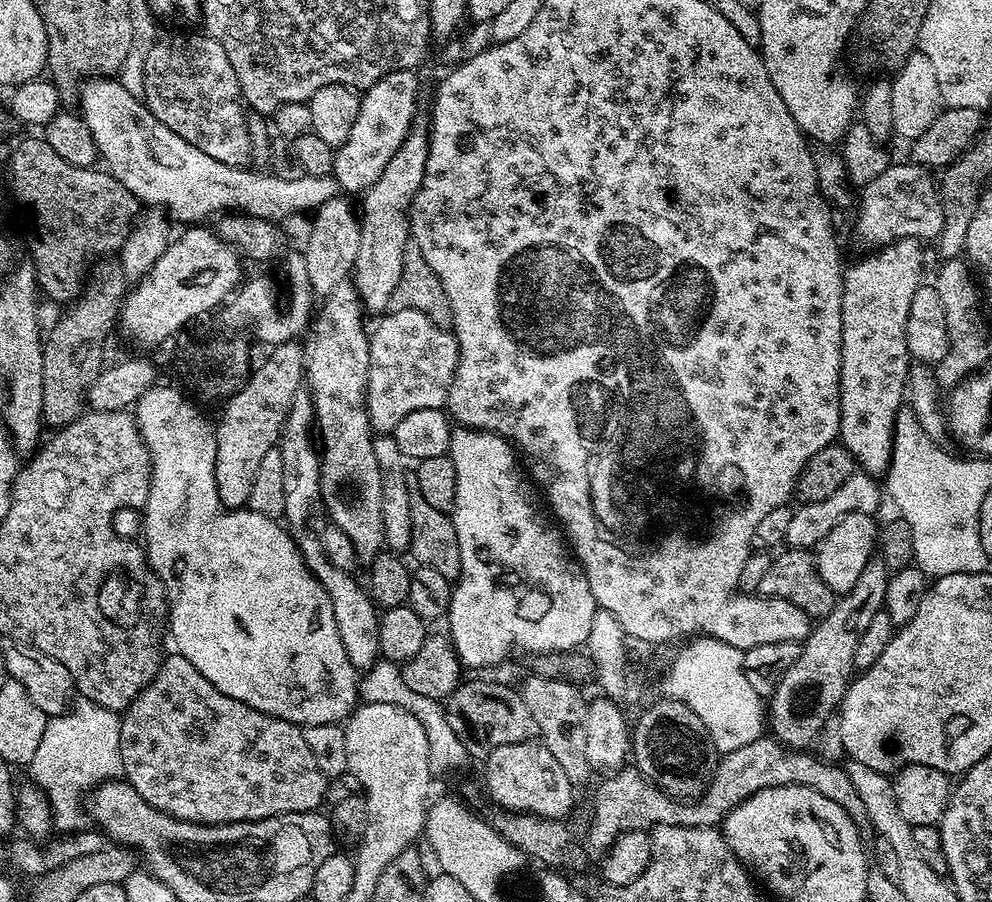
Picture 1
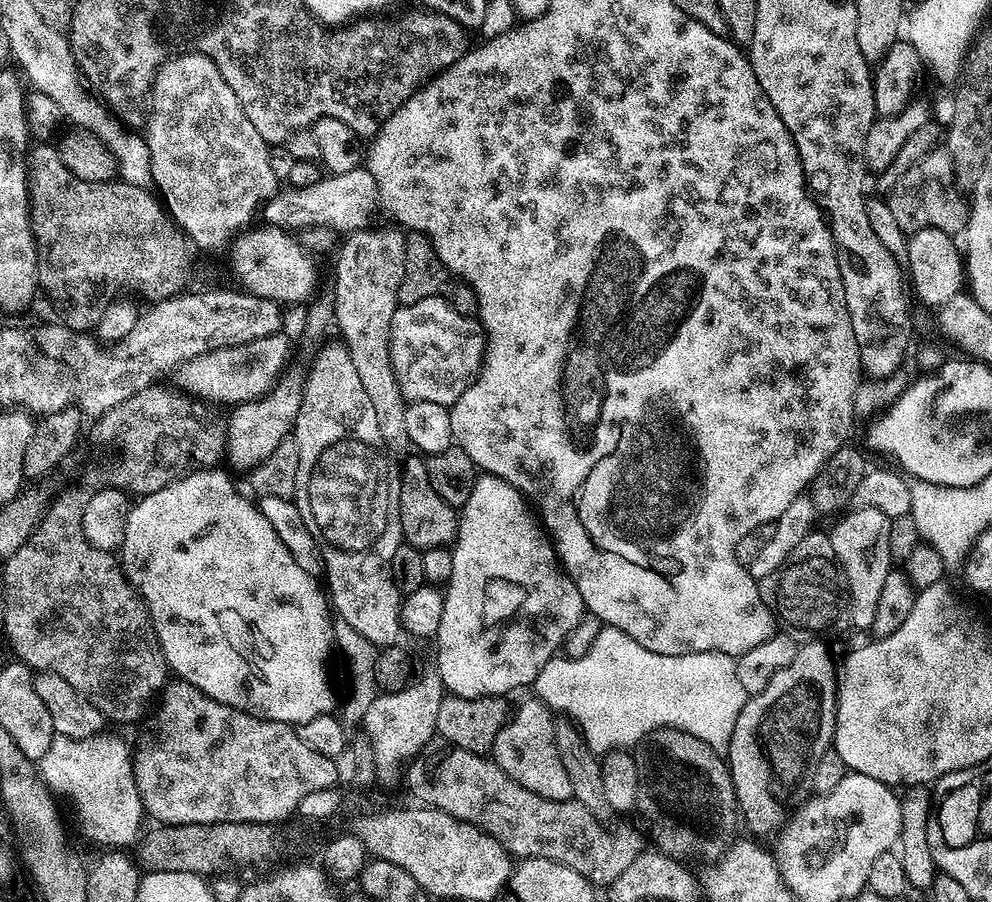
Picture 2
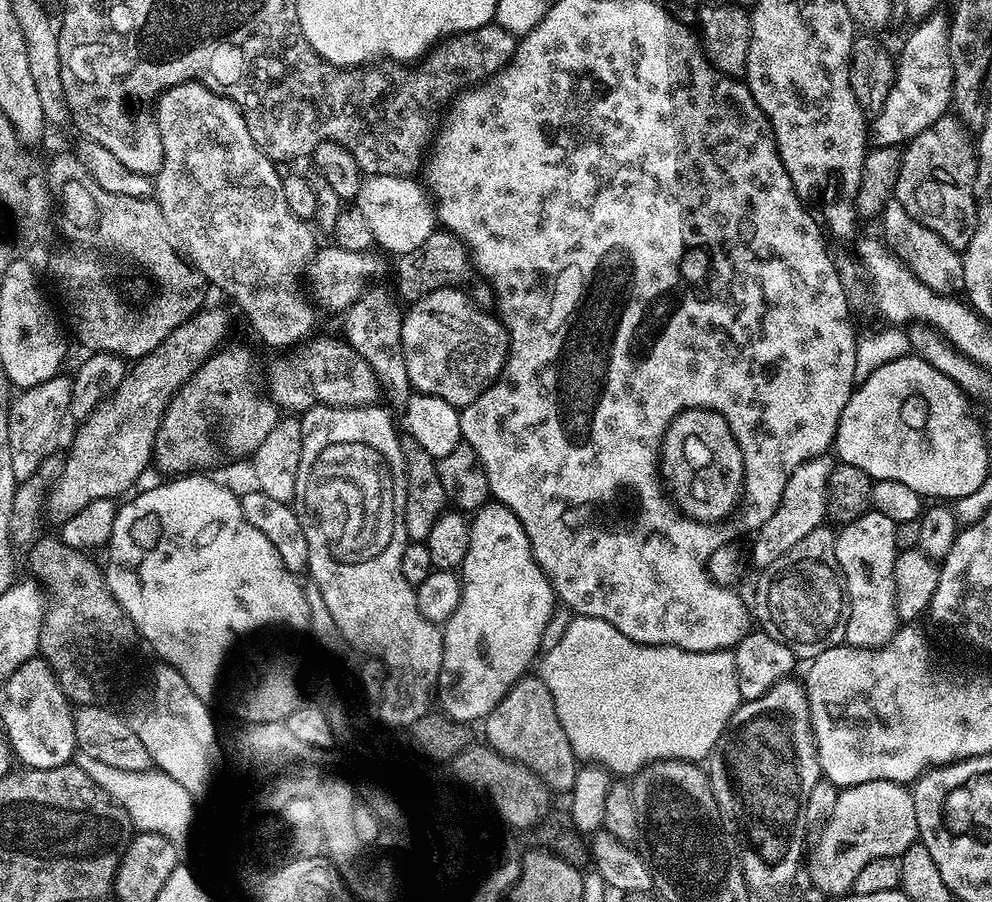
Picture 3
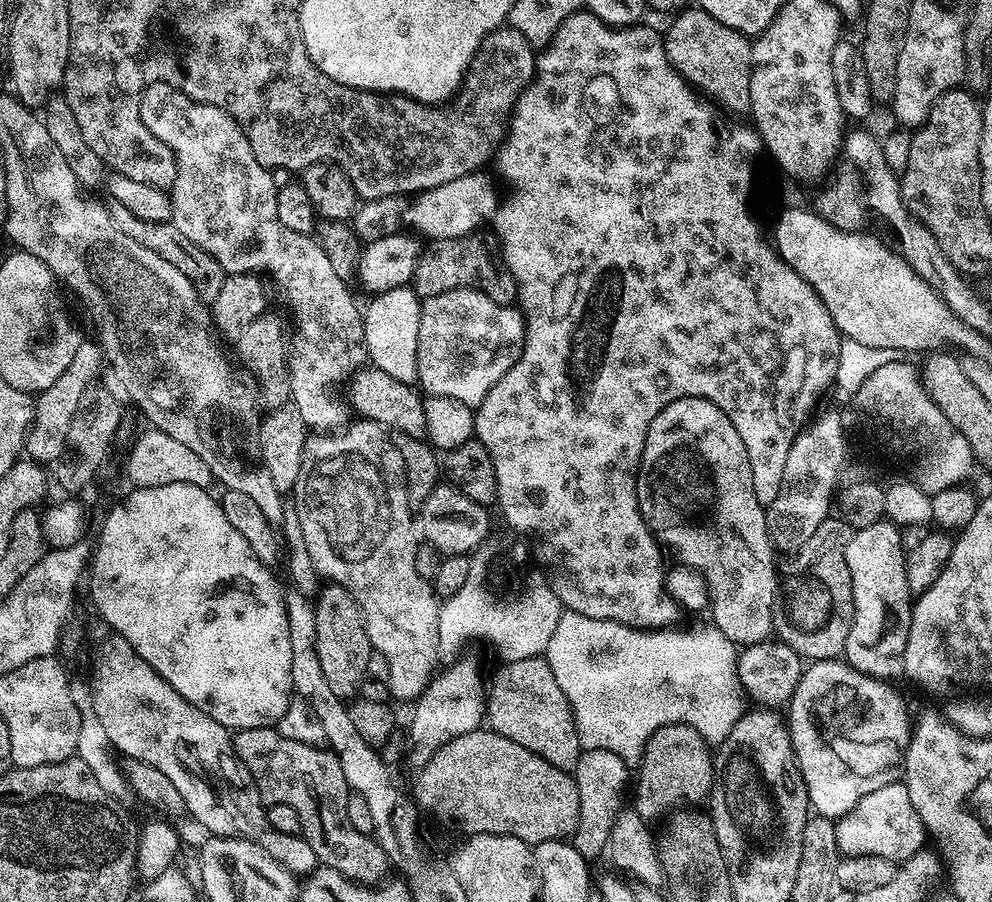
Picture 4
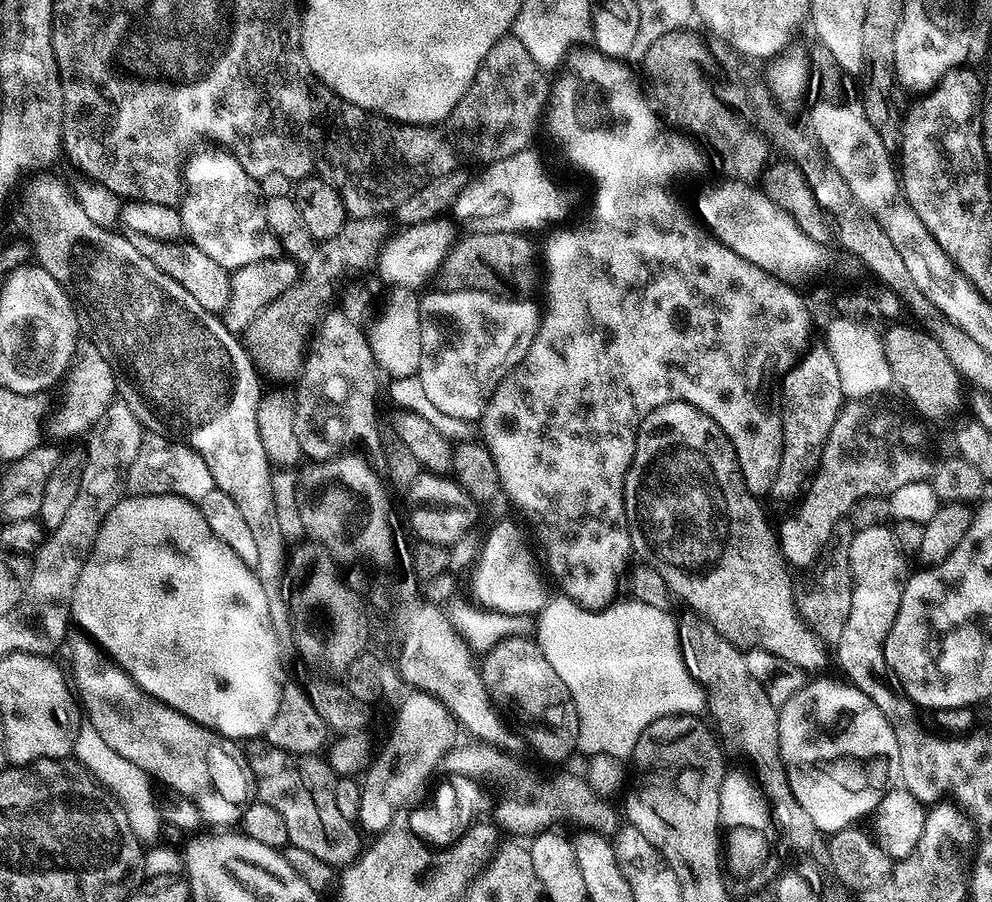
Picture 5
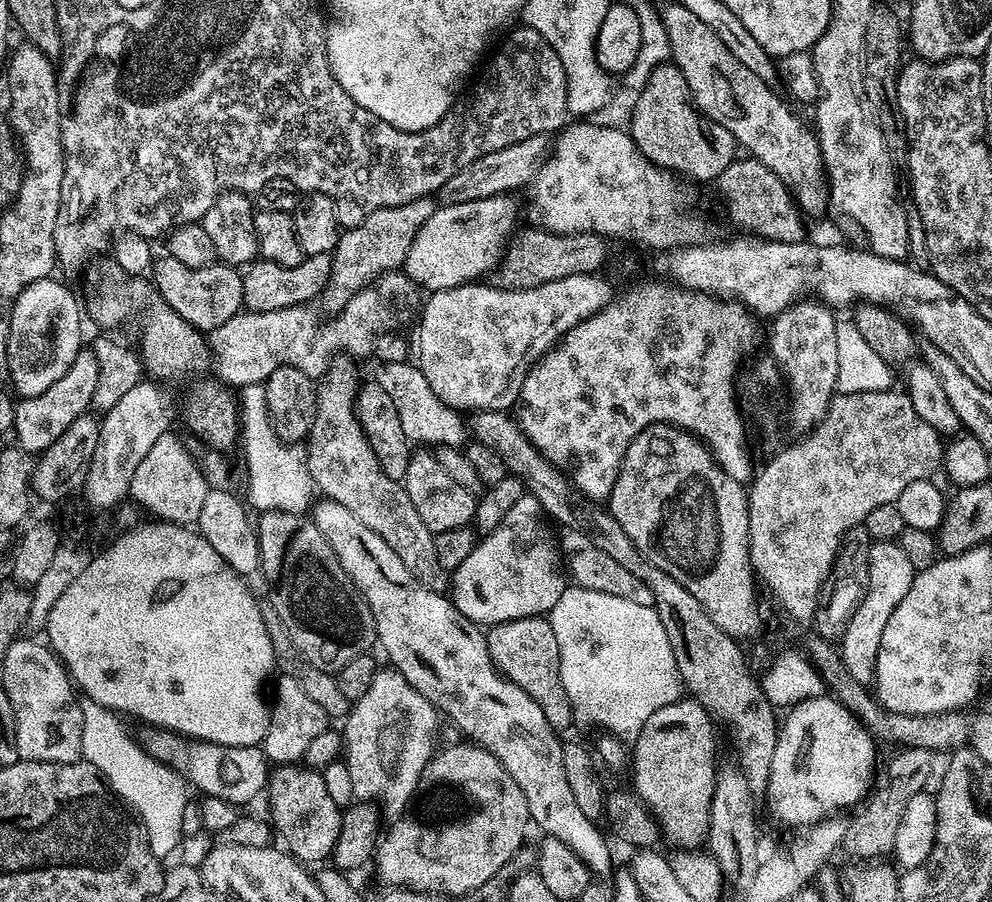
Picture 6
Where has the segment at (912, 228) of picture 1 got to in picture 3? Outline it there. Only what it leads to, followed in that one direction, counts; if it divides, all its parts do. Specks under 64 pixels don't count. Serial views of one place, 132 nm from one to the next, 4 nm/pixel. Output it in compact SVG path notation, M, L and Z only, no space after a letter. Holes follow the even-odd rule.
M955 115L938 118L936 127L909 140L903 149L901 174L894 198L906 208L911 218L936 231L950 247L963 250L976 229L976 161L974 140Z

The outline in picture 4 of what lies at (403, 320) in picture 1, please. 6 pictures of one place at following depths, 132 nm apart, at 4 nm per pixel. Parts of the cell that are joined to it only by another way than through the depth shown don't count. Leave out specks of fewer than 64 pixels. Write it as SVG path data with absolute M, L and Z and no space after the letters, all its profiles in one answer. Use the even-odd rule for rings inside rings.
M459 288L453 292L446 294L438 294L437 296L429 296L420 305L421 321L418 322L418 350L417 350L417 378L421 389L428 396L441 396L442 398L450 398L456 400L459 404L464 404L467 408L473 410L480 407L481 402L486 398L486 394L494 386L494 382L498 382L506 374L506 370L510 370L512 364L518 362L518 358L524 349L524 318L519 307L498 306L498 302L494 302L486 294L475 292L472 288Z

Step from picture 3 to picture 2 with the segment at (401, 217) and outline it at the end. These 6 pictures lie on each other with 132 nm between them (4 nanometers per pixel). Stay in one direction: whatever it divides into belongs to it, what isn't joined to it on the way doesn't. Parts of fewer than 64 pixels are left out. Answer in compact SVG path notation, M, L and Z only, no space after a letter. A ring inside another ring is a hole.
M361 166L346 174L328 174L325 177L325 180L316 178L311 182L304 182L301 188L277 191L276 195L263 205L262 216L264 212L265 218L268 219L265 221L273 228L285 230L324 226L337 234L351 234L369 227L371 220L368 219L375 214L376 208L378 209L378 197L376 183L367 167Z

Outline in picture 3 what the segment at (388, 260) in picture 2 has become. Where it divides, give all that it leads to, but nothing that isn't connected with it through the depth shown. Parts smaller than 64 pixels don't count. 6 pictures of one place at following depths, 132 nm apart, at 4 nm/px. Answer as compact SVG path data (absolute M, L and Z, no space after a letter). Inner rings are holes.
M365 290L357 300L348 307L344 320L343 339L347 340L374 370L376 381L380 384L380 395L386 401L402 410L406 402L414 395L410 378L406 374L406 358L402 354L402 308L396 305L397 297L391 291L372 292Z

